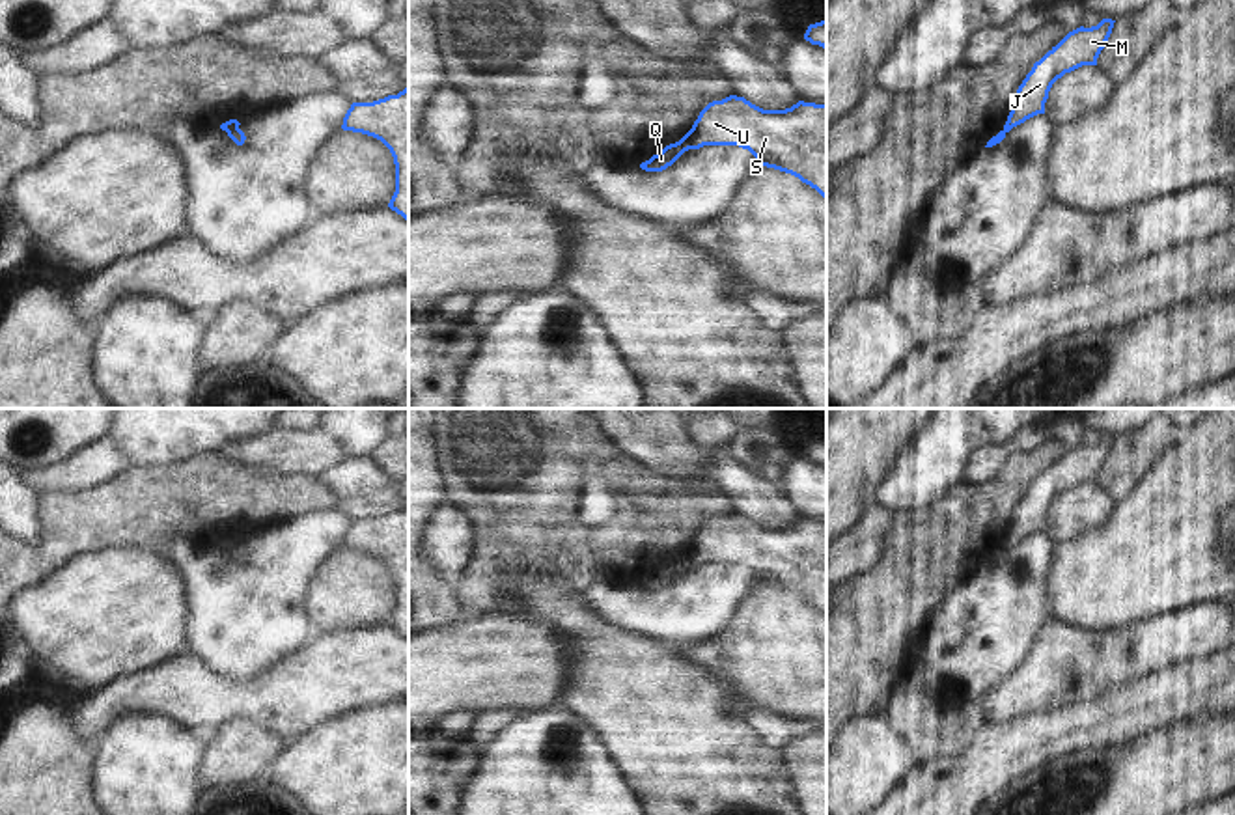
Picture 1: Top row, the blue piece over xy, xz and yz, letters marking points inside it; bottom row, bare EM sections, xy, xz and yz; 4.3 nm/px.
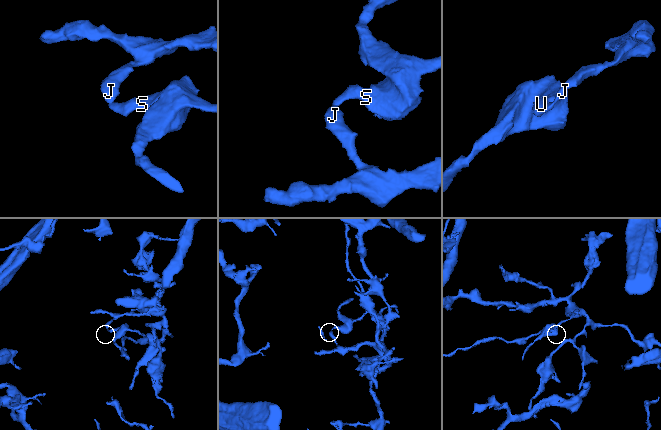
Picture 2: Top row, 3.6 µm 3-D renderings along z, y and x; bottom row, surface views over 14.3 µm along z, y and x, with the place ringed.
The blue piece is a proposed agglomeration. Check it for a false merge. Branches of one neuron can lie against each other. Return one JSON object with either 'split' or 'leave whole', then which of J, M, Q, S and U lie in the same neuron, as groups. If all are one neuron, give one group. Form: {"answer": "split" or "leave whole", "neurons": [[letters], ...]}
{"answer": "split", "neurons": [["J", "M"], ["Q", "S", "U"]]}

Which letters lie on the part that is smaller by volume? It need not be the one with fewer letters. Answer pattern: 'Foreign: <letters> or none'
Foreign: Q, S, U

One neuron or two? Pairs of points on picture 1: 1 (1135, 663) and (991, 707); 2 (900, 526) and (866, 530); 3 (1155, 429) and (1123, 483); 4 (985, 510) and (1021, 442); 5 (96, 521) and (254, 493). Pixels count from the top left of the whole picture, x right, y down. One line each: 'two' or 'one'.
1: one
2: two
3: one
4: two
5: one

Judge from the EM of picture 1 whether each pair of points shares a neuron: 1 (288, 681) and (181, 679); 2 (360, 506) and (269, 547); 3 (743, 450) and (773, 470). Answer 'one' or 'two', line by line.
1: one
2: two
3: one

